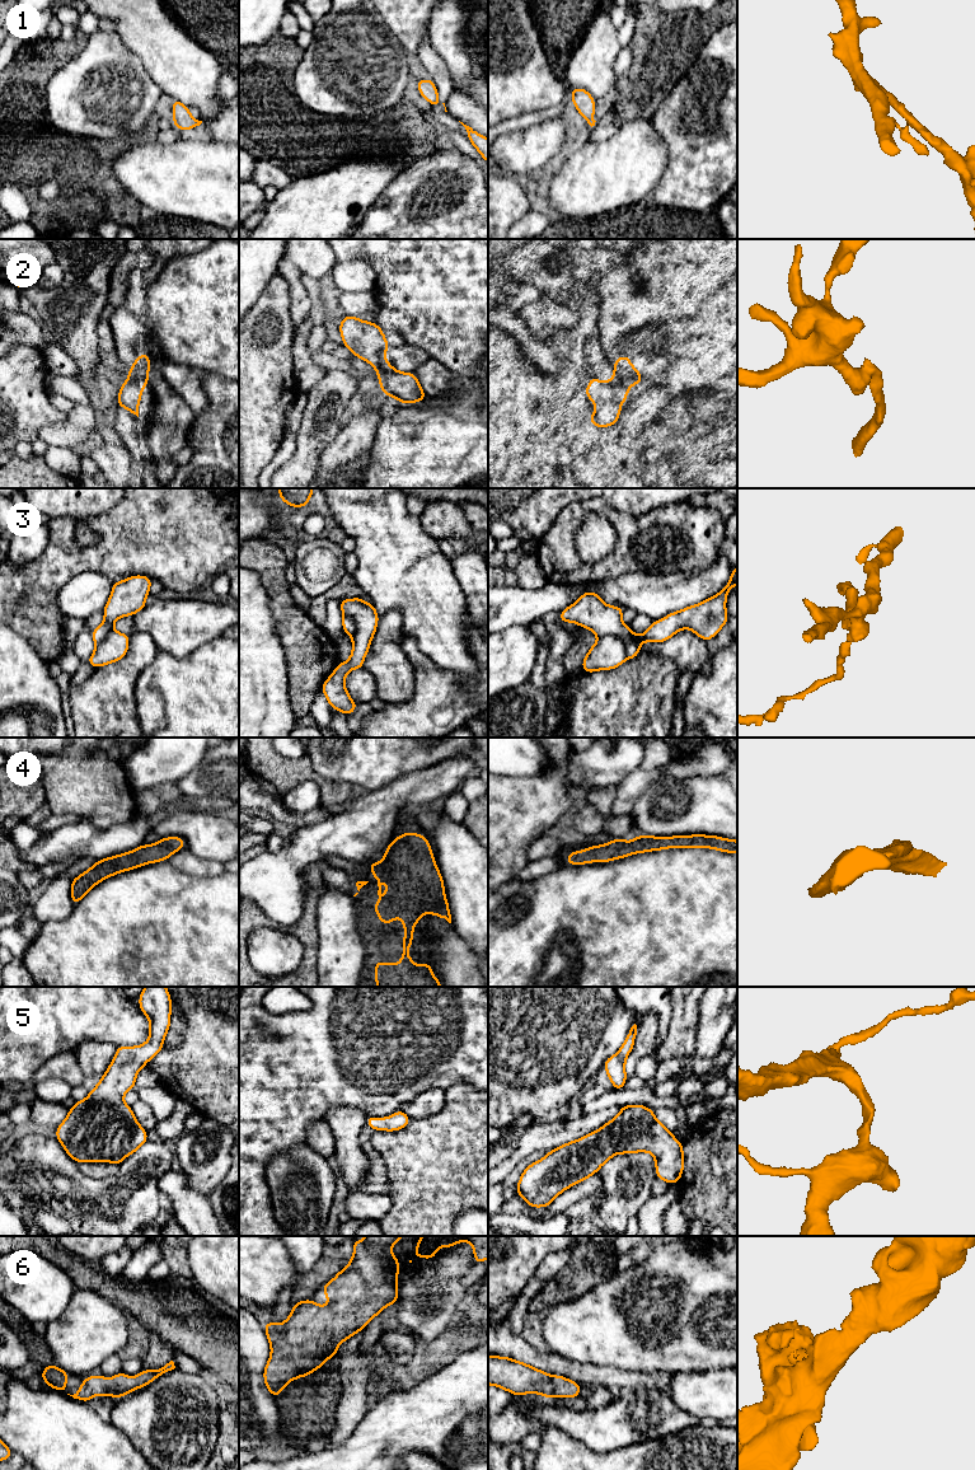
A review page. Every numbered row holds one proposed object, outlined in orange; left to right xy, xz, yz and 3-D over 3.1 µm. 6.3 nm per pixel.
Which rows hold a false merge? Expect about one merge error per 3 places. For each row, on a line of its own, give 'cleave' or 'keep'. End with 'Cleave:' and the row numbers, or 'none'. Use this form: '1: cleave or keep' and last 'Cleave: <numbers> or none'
1: keep
2: cleave
3: cleave
4: keep
5: keep
6: keep
Cleave: 2, 3

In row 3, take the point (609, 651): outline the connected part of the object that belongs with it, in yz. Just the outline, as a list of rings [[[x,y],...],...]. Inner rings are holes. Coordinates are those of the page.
[[[604,636],[590,647],[582,660],[582,670],[586,673],[611,670],[620,666],[627,659],[624,640],[617,636]]]

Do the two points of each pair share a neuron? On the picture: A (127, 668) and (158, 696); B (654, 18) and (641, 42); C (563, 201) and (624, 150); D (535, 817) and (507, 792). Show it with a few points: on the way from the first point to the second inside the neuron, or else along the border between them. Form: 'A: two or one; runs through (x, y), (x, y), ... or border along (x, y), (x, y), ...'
A: two; border along (156, 652), (156, 656), (137, 678), (135, 706)
B: one; runs through (654, 24), (654, 29), (647, 36)
C: one; runs through (579, 190), (589, 185), (609, 165)
D: one; runs through (529, 810), (514, 799)

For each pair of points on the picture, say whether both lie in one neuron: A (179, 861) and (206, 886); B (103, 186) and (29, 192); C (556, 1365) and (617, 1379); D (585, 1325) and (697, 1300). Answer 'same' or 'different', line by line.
A: different
B: same
C: same
D: same

